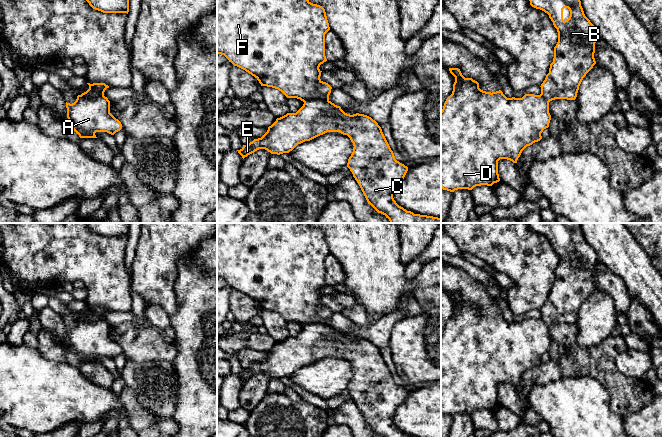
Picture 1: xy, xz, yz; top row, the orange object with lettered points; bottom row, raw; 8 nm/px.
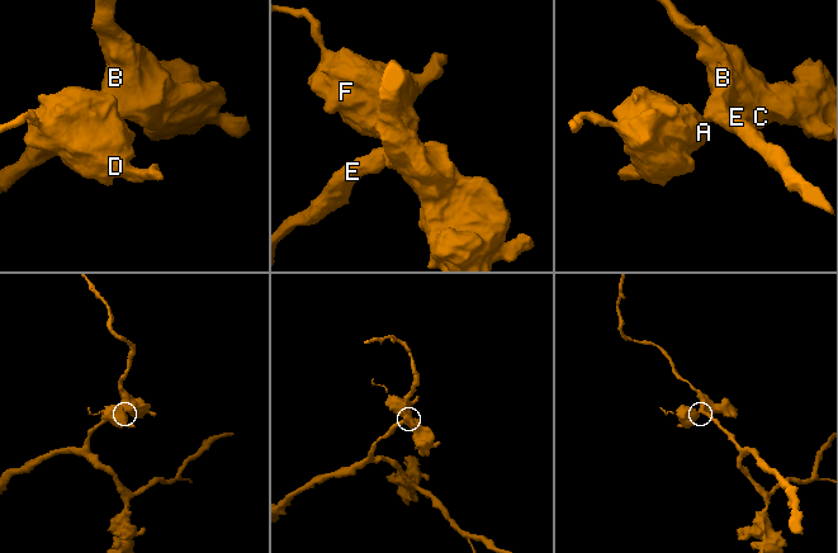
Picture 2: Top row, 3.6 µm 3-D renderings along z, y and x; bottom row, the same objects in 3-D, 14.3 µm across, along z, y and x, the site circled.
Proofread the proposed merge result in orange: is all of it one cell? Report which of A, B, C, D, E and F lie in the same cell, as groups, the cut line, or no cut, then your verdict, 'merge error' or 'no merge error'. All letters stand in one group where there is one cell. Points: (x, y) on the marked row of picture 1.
A D F / B C E | xz (328, 100), (306, 100), (304, 102) | merge error

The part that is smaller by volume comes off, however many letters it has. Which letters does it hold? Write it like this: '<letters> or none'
A, D, F

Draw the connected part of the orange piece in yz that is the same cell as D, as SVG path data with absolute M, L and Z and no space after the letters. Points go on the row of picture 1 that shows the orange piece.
M449 68L455 77L452 94L441 110L441 188L450 192L472 190L476 186L492 186L500 181L498 161L507 159L517 163L522 151L542 139L541 133L549 127L549 102L541 95L525 94L522 98L507 98L501 90L486 92L472 78L465 78L460 69Z

